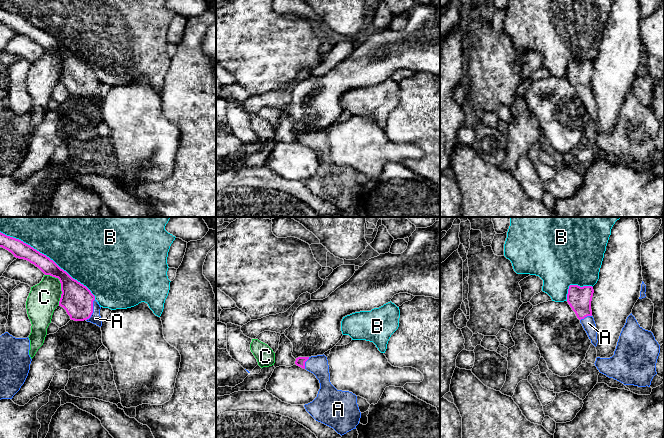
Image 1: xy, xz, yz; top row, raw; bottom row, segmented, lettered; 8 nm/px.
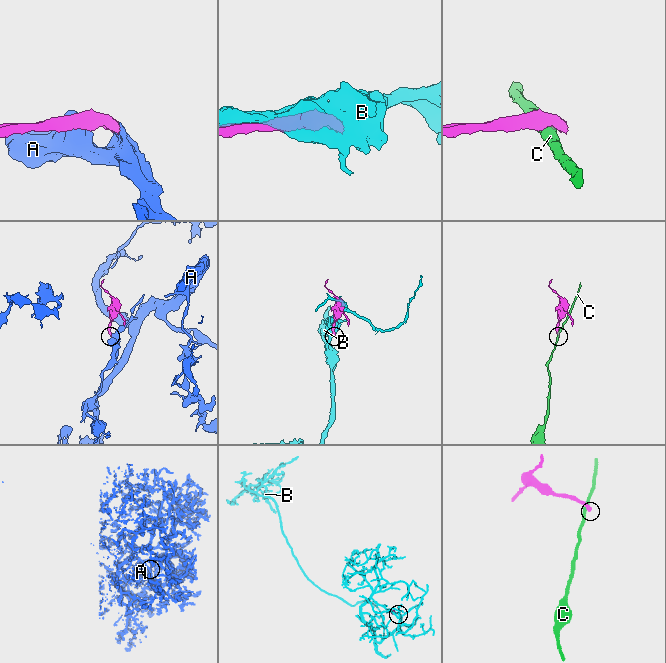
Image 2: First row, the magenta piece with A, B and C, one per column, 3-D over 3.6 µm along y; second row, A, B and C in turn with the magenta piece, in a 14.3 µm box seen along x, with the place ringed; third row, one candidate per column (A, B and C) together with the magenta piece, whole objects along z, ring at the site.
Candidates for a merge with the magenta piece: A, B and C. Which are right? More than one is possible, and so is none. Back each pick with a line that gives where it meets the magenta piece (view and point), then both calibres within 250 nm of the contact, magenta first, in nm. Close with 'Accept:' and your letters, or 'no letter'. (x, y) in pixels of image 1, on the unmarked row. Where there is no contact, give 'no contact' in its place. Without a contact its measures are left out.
A: meets magenta in xy at (92, 86); 240 nm thick on the magenta side, 90 nm on the other
Accept: A

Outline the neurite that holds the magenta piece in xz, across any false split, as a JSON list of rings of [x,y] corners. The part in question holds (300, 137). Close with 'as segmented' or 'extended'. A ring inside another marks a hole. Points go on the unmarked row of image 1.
[[[324,130],[298,133],[295,140],[313,149],[320,159],[317,173],[304,181],[306,187],[341,212],[356,205],[361,194],[357,172],[349,167],[337,166],[331,160],[327,133]]] | extended

